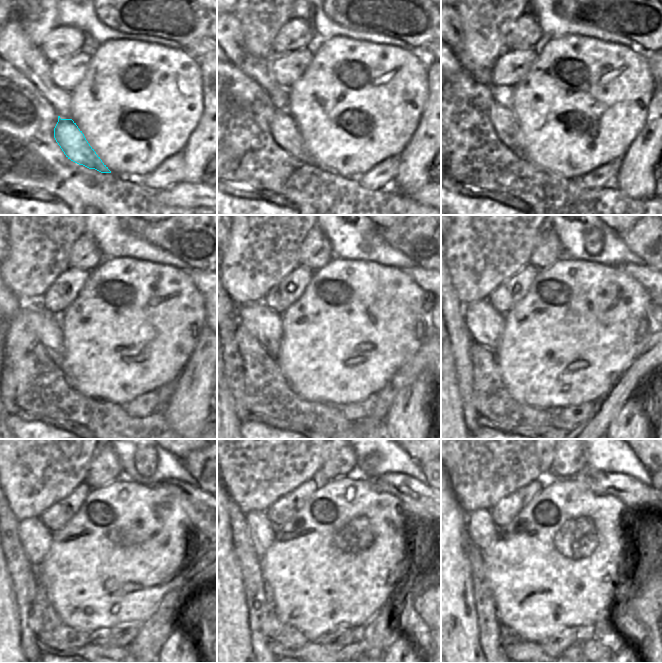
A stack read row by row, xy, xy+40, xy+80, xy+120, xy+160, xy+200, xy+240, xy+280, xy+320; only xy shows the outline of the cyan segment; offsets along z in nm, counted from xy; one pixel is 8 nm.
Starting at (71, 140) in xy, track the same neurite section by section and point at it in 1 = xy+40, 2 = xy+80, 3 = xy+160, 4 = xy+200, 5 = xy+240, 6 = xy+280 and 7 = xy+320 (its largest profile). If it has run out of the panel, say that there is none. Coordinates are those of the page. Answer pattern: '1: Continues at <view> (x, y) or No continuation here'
1: Continues at xy+40 (283, 128)
2: Continues at xy+80 (502, 117)
3: Continues at xy+160 (265, 325)
4: Continues at xy+200 (486, 325)
5: Continues at xy+240 (36, 539)
6: Continues at xy+280 (262, 533)
7: Continues at xy+320 (482, 531)

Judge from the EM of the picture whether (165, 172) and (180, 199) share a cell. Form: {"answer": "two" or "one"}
{"answer": "two"}

